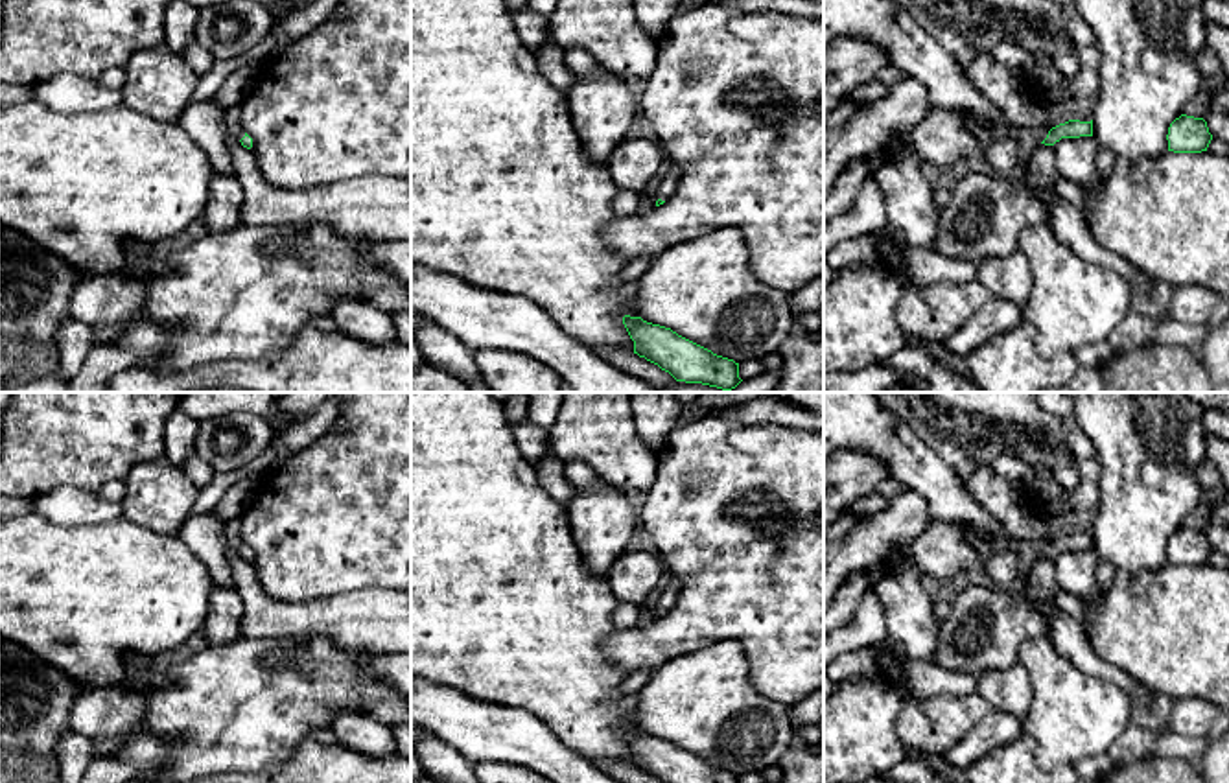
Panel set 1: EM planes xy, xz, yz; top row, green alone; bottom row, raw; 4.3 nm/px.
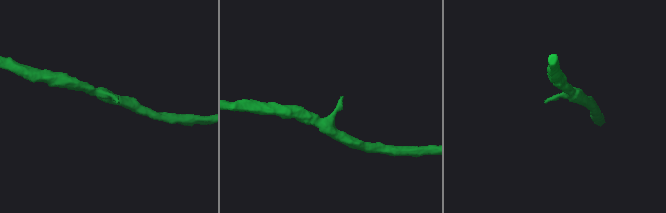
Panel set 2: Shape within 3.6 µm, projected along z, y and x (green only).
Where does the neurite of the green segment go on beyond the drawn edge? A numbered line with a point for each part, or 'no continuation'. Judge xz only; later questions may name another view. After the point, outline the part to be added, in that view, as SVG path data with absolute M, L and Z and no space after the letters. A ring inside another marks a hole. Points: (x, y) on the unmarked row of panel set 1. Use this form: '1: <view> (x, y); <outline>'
no continuation

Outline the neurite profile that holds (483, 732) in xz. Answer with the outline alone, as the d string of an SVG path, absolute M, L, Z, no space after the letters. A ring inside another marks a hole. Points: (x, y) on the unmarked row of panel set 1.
M411 672L411 722L439 735L472 765L510 763L545 776L551 783L619 783L590 759L566 746L536 715L518 706L472 698L450 685Z

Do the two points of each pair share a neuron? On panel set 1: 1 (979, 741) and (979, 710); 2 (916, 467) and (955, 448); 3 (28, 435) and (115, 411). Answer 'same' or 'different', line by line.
1: different
2: different
3: same

